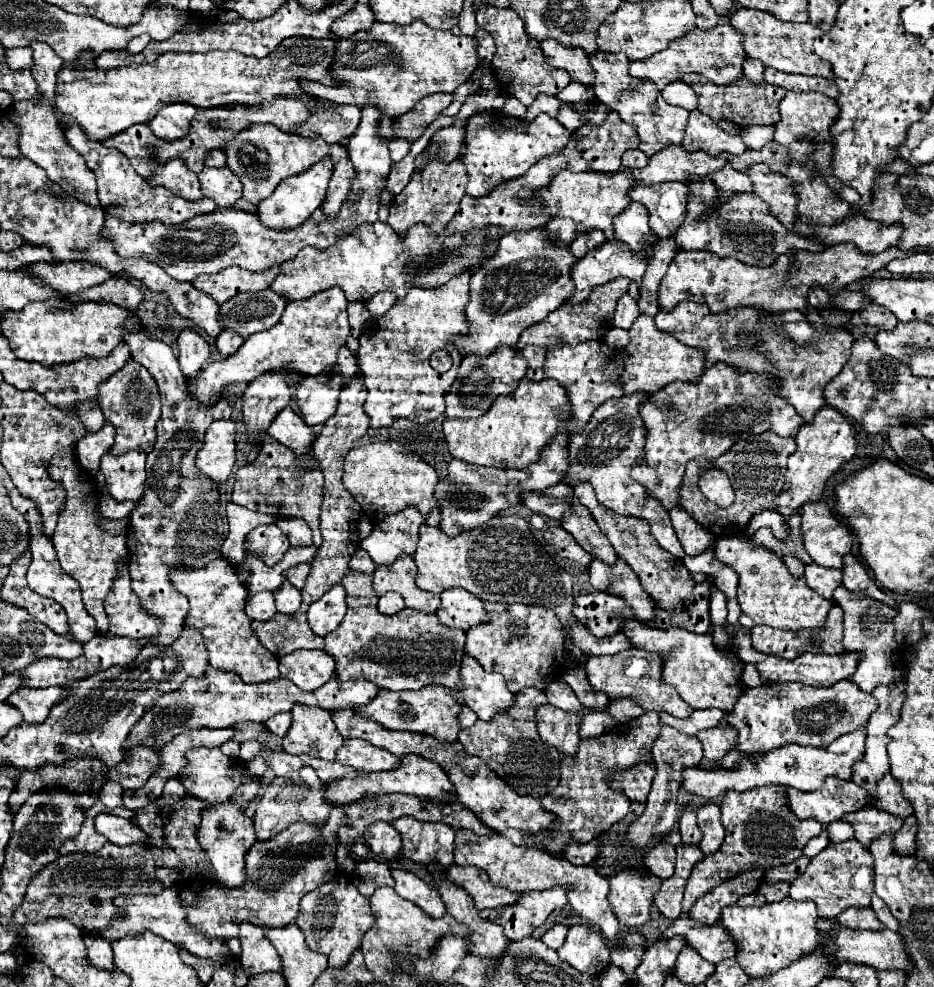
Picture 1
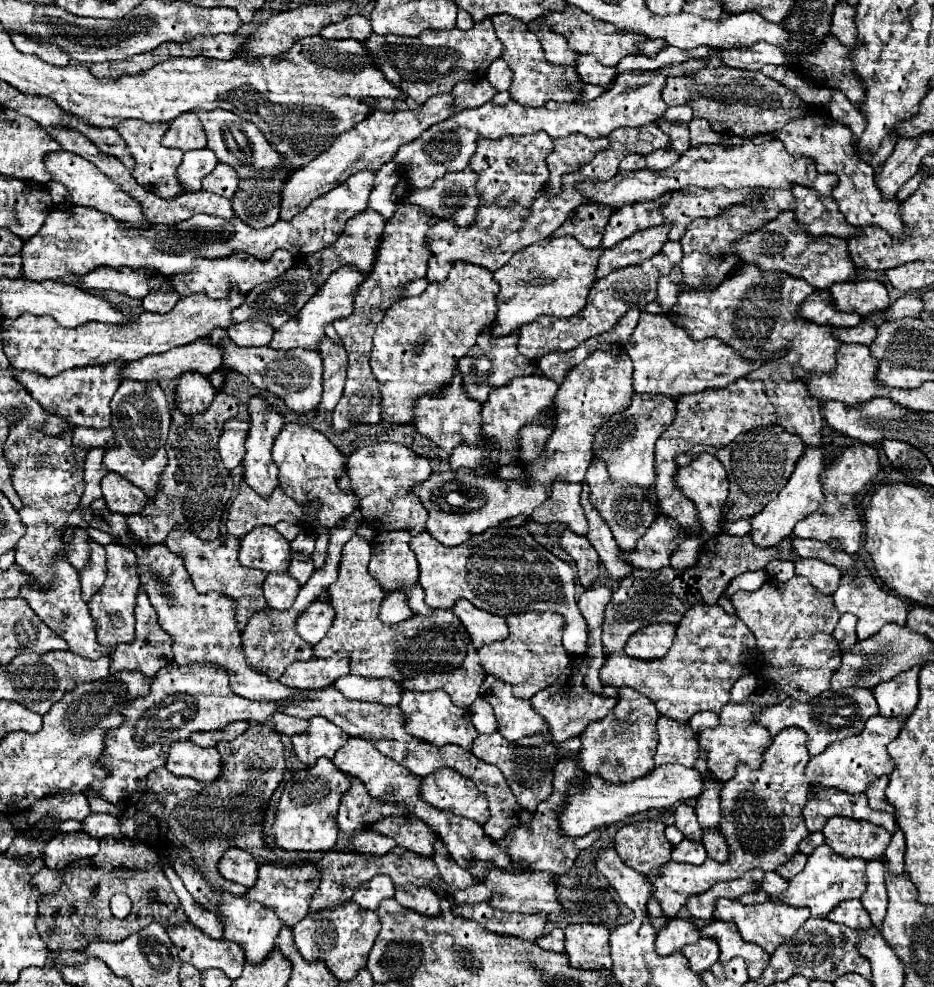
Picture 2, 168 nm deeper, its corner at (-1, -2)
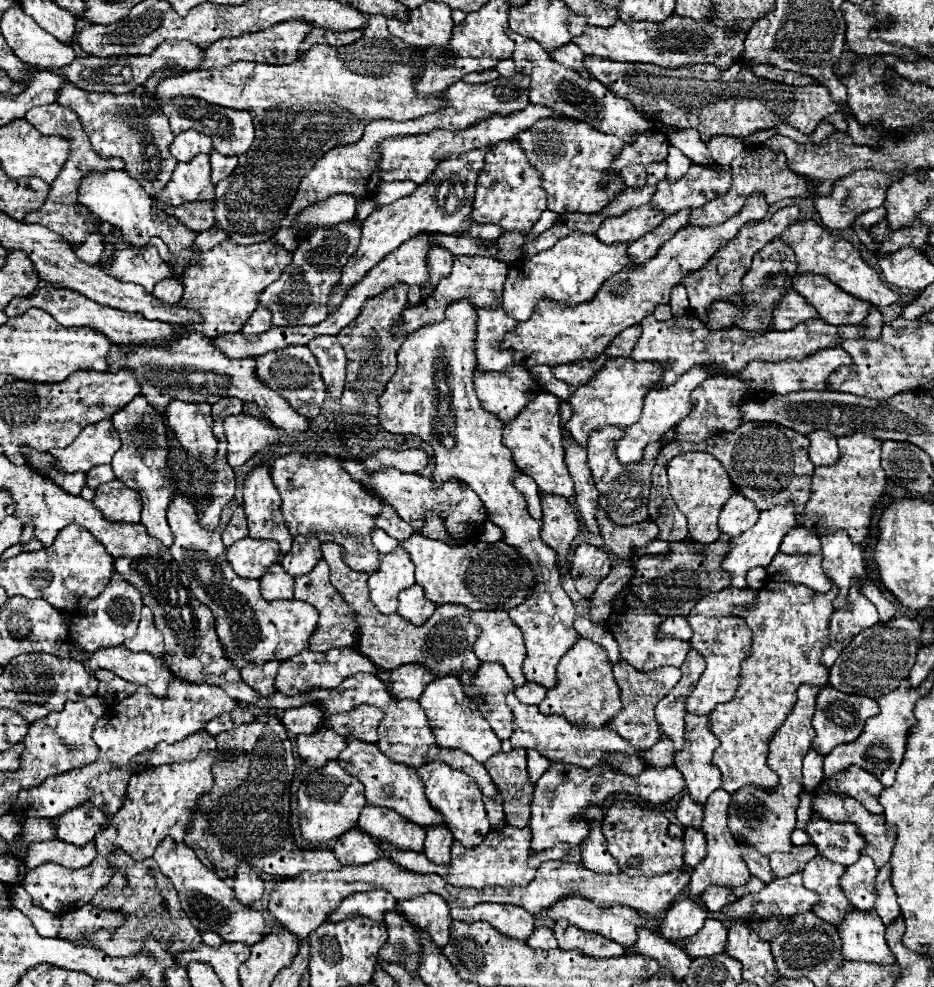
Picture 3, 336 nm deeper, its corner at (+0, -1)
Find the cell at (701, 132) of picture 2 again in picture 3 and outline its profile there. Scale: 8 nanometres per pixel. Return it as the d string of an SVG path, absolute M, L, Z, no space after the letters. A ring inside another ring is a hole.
M674 130L674 132L670 132L668 140L672 146L680 148L694 164L700 164L700 166L716 164L696 130Z

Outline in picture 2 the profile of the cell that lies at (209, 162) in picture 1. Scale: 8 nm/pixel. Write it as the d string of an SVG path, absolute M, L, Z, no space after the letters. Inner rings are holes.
M211 149L187 151L177 169L177 177L179 177L181 185L185 187L185 191L199 191L203 177L209 175L217 163L219 161Z

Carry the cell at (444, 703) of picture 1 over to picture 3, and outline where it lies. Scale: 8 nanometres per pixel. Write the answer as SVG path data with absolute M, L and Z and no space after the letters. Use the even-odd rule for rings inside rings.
M446 676L442 680L430 682L418 702L426 710L426 716L428 716L430 726L434 728L438 746L464 750L466 754L470 754L480 764L484 764L490 756L500 752L498 736L494 734L494 730L490 728L490 724L486 722L482 712L478 712L478 706L464 694L462 684L458 682L458 678Z

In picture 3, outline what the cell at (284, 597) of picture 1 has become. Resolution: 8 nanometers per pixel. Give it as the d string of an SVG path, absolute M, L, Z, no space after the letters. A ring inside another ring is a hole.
M276 562L270 572L260 578L260 592L266 600L290 600L294 592L294 578Z

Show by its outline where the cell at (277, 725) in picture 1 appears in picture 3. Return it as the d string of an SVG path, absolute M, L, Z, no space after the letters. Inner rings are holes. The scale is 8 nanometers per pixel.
M302 704L302 708L290 708L282 716L282 724L286 730L294 734L310 734L314 728L322 724L322 708L314 708L314 704Z

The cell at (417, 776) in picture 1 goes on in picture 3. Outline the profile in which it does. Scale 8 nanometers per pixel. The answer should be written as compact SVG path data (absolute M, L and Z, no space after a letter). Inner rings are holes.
M438 760L426 762L416 772L418 772L418 778L422 778L424 792L426 792L430 806L442 814L442 818L444 818L446 826L452 830L454 838L466 848L474 848L474 846L482 844L482 840L490 832L490 824L486 818L486 810L482 804L482 792L478 788L478 784L470 776L466 776Z

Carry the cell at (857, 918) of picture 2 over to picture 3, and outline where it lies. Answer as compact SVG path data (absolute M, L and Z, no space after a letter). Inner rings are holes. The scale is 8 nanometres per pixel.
M822 856L812 858L802 870L806 888L810 888L812 892L818 892L818 898L820 898L818 904L814 904L812 912L830 924L842 922L846 912L852 910L852 904L844 896L838 882L844 870L846 868L842 864L834 864Z

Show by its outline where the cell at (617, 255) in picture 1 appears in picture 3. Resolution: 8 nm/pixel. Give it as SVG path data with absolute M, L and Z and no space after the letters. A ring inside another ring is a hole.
M678 210L672 216L668 216L658 228L650 230L648 234L644 234L642 238L638 238L636 242L632 242L628 246L630 258L636 262L646 262L650 260L664 242L668 242L680 228L684 228L690 222L690 210Z

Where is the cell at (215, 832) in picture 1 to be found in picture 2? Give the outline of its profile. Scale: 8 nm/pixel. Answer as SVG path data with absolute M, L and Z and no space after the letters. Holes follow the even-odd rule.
M231 847L223 853L223 857L219 859L219 871L225 879L239 883L243 887L253 887L257 881L257 861L255 857L251 857L251 853L239 849L239 847Z

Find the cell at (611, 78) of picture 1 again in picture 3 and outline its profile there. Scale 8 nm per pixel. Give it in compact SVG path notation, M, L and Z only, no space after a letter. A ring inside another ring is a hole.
M574 42L564 44L562 48L556 48L556 52L548 52L548 54L550 54L550 58L554 58L556 62L560 62L560 64L564 64L564 66L576 70L576 72L580 72L580 76L590 78L590 74L588 74L588 72L584 70L584 66L582 66L584 54L582 54L582 50L580 50Z

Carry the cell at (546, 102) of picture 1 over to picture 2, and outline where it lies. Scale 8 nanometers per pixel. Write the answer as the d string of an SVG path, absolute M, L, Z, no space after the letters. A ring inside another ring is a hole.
M711 49L709 57L705 59L691 57L683 63L675 63L665 69L661 67L655 71L623 71L615 79L613 87L609 87L597 99L583 105L549 101L539 109L527 109L515 101L509 101L503 107L495 103L485 103L475 109L465 109L461 113L451 115L447 121L441 121L439 125L431 125L431 129L427 129L427 133L423 133L419 141L401 145L393 161L399 163L399 171L403 173L403 177L407 177L407 181L413 187L427 189L447 173L457 173L467 167L469 157L475 153L477 135L483 135L487 139L497 139L503 135L529 135L529 133L545 131L551 137L567 137L571 133L583 133L591 139L607 137L619 127L639 127L659 119L663 115L663 99L661 99L663 81L671 75L697 73L703 67L723 67L721 49Z

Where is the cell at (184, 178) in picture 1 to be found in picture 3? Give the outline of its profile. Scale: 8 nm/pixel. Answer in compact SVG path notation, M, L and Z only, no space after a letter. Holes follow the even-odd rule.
M66 82L62 86L62 92L58 92L56 102L78 114L94 152L102 158L122 158L126 162L126 174L138 180L150 196L156 196L168 184L178 162L174 160L174 156L170 156L174 132L170 130L168 118L162 112L146 106L140 94L96 94L84 92Z

